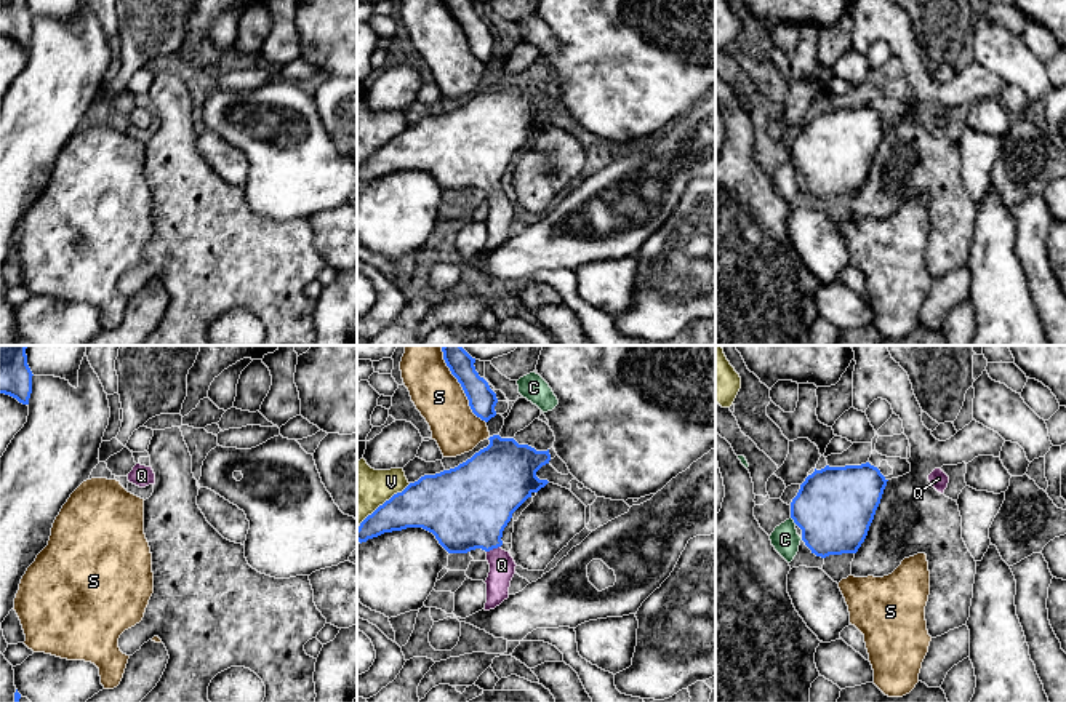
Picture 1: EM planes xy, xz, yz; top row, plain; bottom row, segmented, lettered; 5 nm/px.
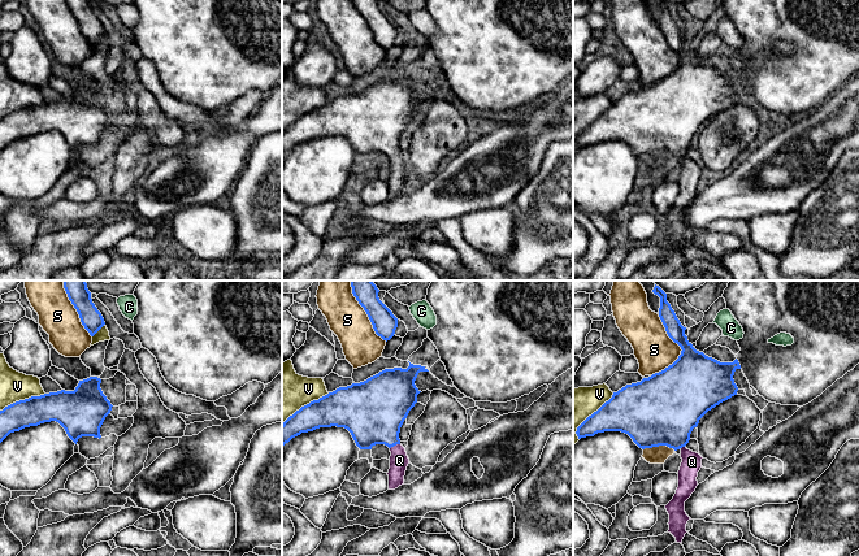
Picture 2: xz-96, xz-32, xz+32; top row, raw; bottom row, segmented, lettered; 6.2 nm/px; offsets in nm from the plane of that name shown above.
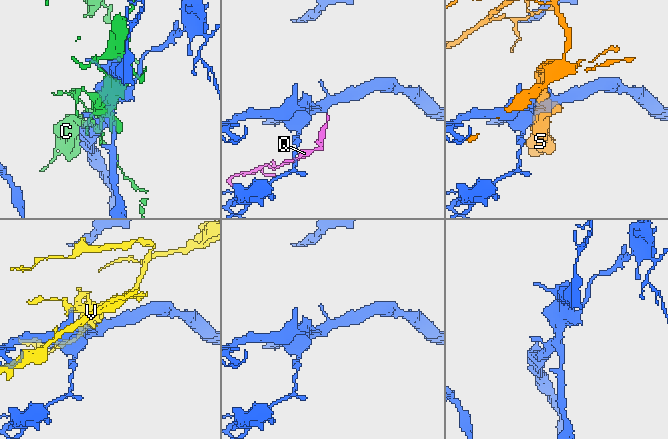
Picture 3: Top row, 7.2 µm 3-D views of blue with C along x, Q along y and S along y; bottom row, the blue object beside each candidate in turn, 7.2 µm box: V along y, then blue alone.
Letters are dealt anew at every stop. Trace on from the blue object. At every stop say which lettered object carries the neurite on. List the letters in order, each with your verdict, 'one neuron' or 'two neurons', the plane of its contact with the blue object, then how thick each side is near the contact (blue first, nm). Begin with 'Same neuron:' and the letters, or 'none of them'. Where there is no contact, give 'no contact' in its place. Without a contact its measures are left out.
Same neuron: Q
C: two neurons | yz | 400/140 nm
Q: one neuron | xz | 420/130 nm
S: two neurons | xz | 140/240 nm
V: two neurons | xz | 280/260 nm

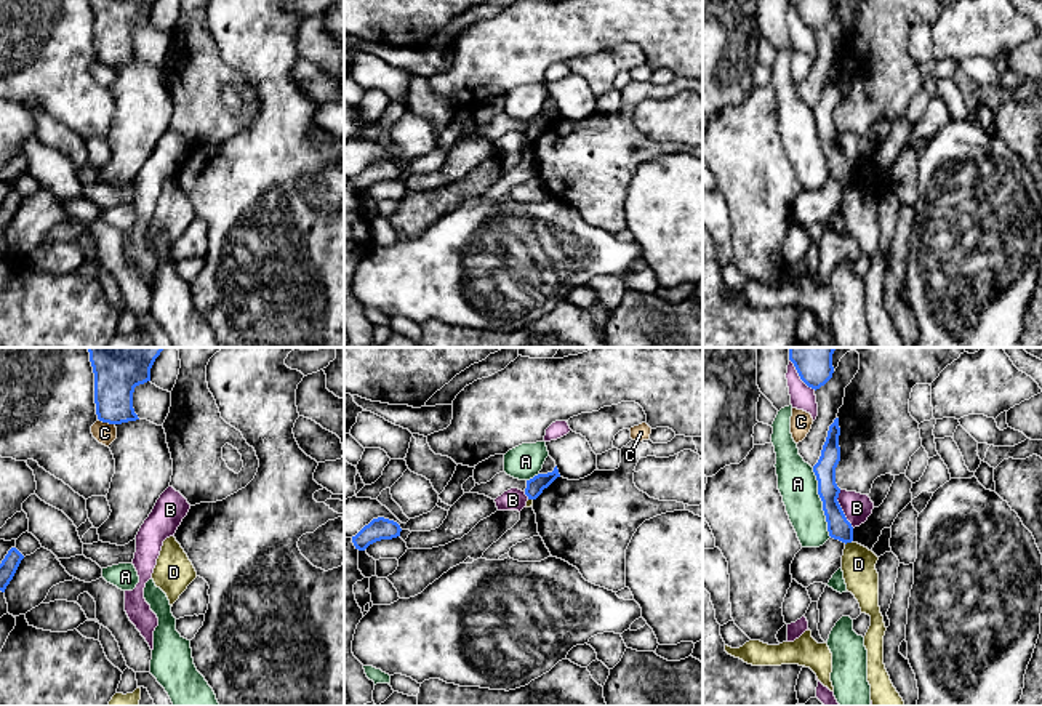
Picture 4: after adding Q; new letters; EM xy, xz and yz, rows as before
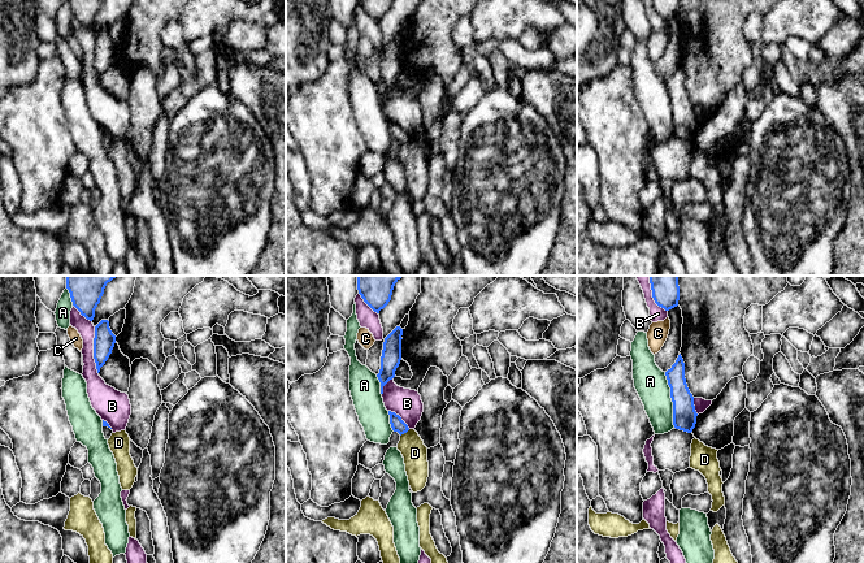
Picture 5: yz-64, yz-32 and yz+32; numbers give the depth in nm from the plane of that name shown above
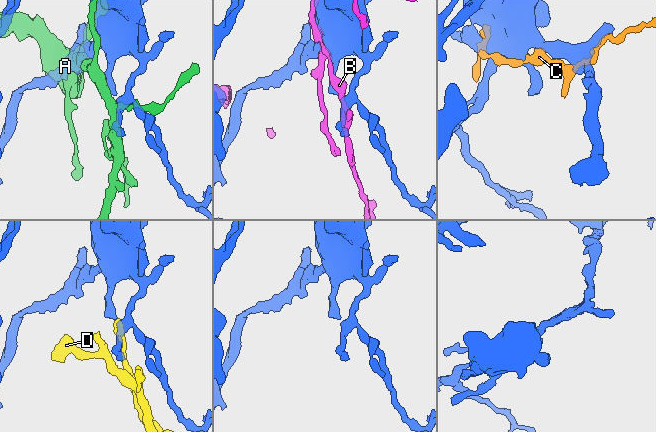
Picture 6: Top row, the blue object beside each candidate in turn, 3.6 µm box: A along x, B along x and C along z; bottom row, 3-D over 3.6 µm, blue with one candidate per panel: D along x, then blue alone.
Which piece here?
Same neuron: none of them
A: two neurons | yz | 110/200 nm
B: two neurons | yz | 110/140 nm
C: two neurons | xy | 200/110 nm
D: two neurons | yz | 110/180 nm

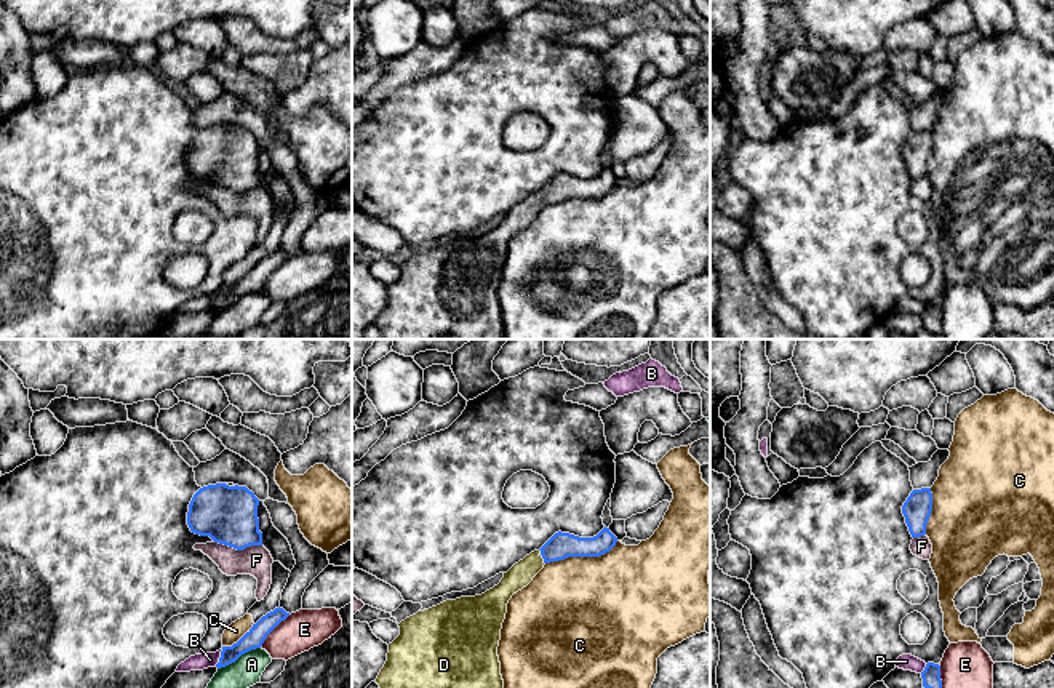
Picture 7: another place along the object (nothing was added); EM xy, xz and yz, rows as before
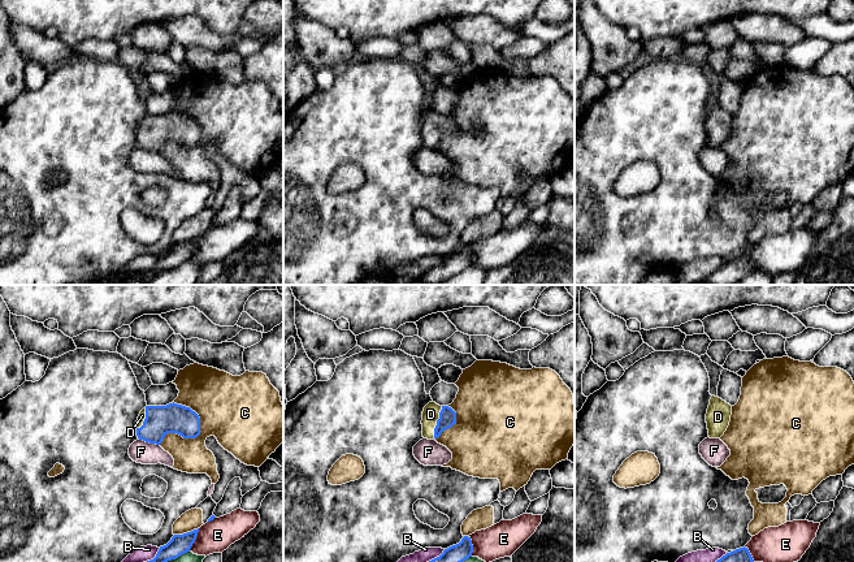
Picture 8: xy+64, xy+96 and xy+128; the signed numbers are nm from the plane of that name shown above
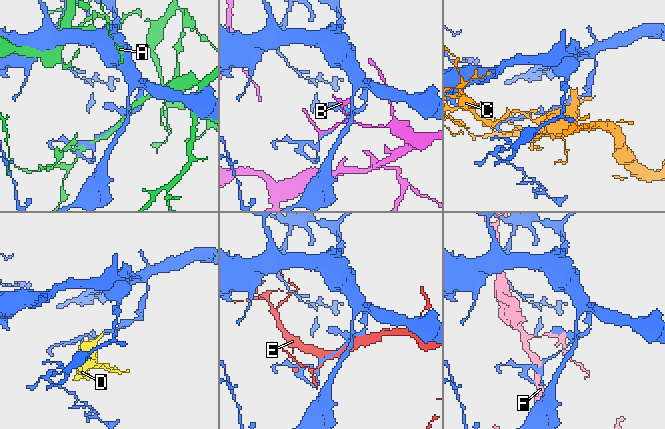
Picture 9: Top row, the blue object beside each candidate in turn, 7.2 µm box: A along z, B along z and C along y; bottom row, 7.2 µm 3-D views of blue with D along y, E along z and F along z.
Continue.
Same neuron: D
A: two neurons | xy | 90/160 nm
B: two neurons | xy | 90/80 nm
C: two neurons | xz | 140/500 nm
D: one neuron | xz | 140/120 nm
E: two neurons | xy | 90/200 nm
F: two neurons | xy | 280/160 nm

